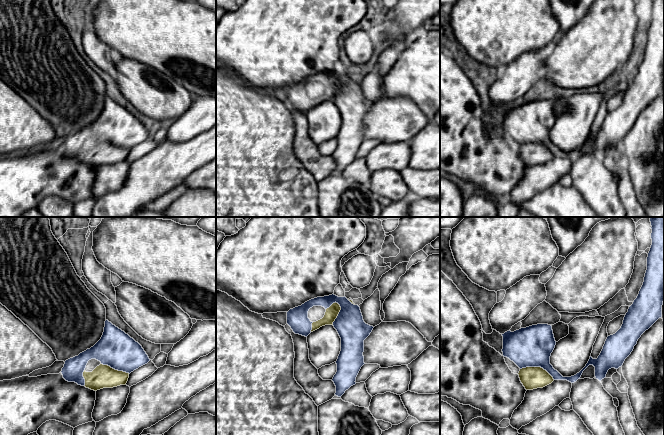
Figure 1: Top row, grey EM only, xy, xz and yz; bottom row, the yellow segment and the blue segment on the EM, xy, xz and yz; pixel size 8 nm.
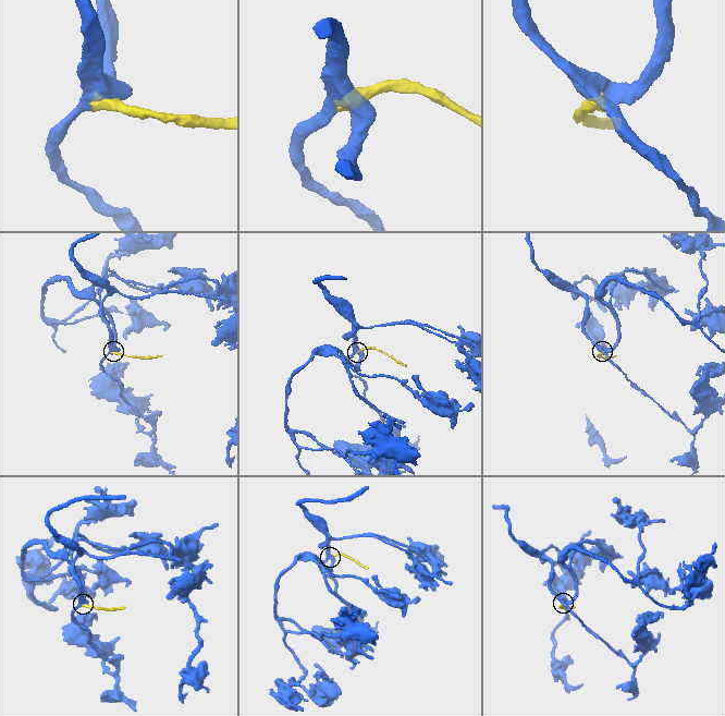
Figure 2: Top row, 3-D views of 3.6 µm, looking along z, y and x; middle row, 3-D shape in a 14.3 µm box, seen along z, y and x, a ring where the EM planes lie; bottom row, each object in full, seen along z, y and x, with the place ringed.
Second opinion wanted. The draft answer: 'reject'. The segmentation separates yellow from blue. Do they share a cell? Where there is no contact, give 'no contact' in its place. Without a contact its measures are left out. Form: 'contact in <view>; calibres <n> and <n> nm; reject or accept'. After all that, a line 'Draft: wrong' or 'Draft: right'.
contact in yz; calibres 180 and 320 nm; accept
Draft: wrong

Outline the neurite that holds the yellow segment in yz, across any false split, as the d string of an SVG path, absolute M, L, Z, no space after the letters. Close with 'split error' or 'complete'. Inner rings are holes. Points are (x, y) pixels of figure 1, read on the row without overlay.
M651 0L651 2L652 21L648 29L647 46L639 70L629 83L621 104L615 110L607 113L598 134L593 135L590 132L588 139L579 149L571 153L563 153L550 140L550 132L556 121L551 101L537 100L521 104L514 108L509 106L502 110L503 132L509 134L520 144L518 151L526 166L543 164L551 160L554 156L567 156L574 159L580 155L583 147L589 141L595 143L595 153L601 157L606 153L609 145L618 145L623 141L641 111L662 93L662 81L664 78L664 0Z; split error

